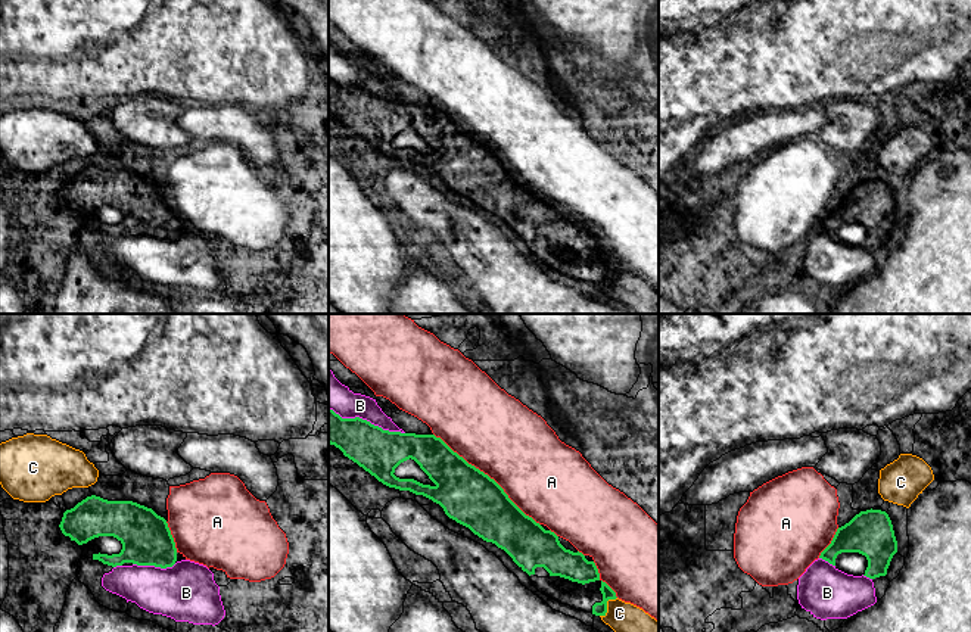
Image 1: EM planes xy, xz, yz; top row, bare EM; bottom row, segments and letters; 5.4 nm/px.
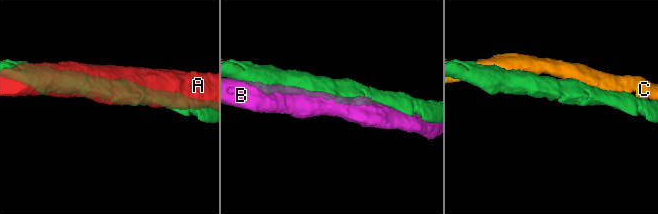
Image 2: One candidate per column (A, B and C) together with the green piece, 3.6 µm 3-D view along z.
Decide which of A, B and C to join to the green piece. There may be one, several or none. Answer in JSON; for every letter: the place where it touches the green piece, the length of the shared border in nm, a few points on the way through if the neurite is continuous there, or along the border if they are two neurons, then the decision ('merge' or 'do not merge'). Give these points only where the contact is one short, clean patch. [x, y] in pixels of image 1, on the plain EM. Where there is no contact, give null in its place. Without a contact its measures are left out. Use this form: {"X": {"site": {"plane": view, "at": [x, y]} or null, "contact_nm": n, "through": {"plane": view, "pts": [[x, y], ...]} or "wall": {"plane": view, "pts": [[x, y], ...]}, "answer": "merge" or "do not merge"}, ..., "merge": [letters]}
{"A": {"site": {"plane": "xz", "at": [486, 145]}, "contact_nm": 750, "answer": "do not merge"}, "B": {"site": {"plane": "xz", "at": [366, 90]}, "contact_nm": 440, "answer": "do not merge"}, "C": {"site": {"plane": "xz", "at": [606, 276]}, "contact_nm": 140, "answer": "do not merge"}, "merge": []}

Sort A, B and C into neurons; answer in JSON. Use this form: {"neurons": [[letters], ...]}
{"neurons": [["A"], ["B"], ["C"]]}

